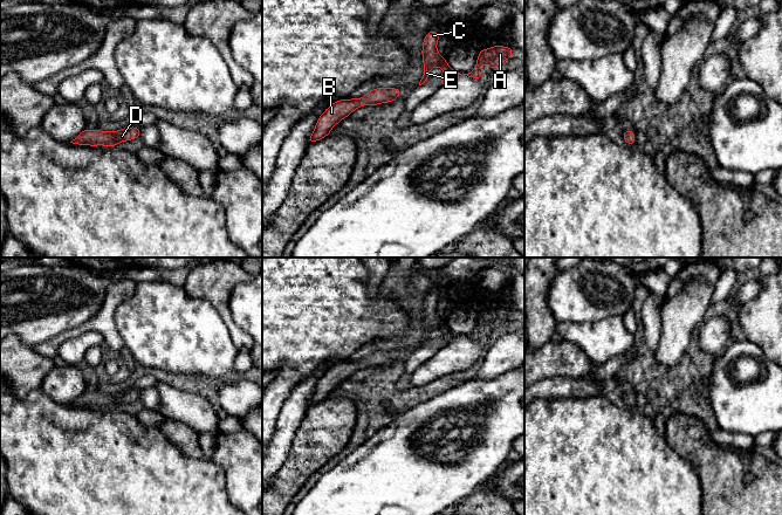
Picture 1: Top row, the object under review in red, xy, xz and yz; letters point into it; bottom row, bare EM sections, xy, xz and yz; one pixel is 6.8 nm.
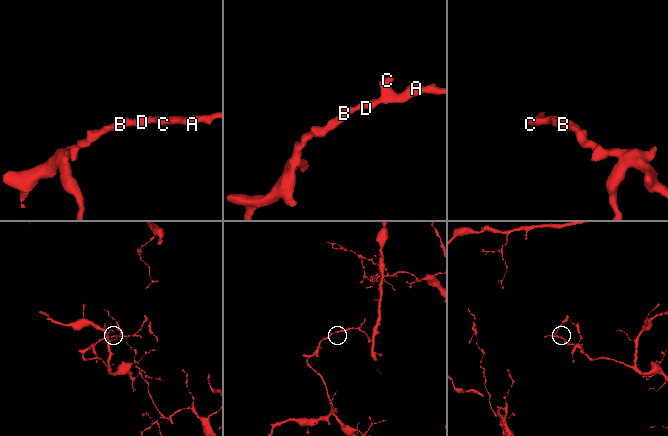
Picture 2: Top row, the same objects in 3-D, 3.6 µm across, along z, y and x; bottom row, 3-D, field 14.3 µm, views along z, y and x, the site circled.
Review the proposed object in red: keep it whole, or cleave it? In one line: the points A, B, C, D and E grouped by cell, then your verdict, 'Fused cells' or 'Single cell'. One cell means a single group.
Groups: A B C D E. Single cell

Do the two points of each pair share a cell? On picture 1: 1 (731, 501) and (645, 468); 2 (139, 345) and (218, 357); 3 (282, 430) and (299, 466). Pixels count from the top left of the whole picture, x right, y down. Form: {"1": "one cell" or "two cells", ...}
{"1": "two cells", "2": "one cell", "3": "two cells"}

